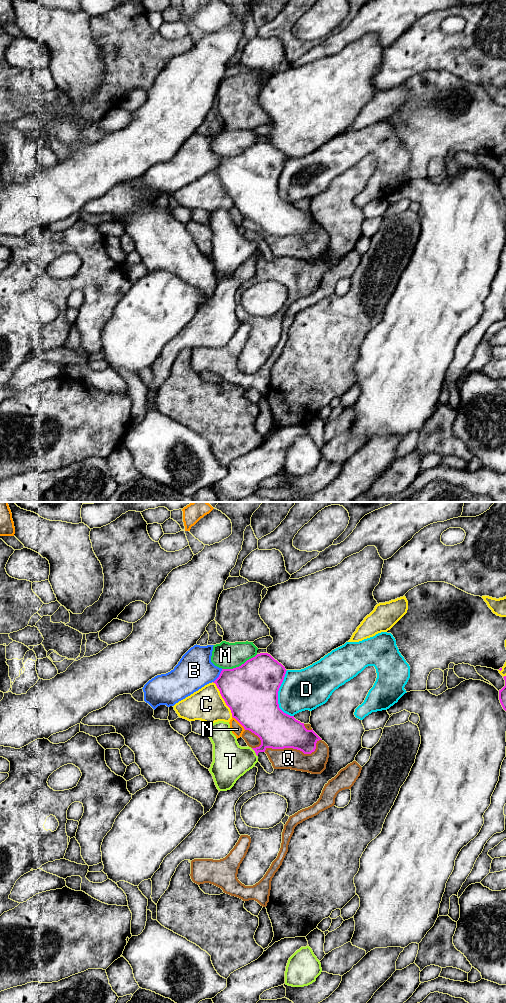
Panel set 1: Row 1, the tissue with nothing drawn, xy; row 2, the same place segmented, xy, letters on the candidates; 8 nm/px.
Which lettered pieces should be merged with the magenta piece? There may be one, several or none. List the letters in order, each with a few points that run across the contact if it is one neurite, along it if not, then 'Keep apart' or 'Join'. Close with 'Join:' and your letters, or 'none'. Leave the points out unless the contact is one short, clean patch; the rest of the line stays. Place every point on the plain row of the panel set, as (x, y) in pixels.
B: Keep apart
C: Keep apart
D: Keep apart
M: Keep apart
N: Line: xy (232, 204), (245, 217). Keep apart
Q: Keep apart
T: Line: xy (277, 218), (255, 240), (248, 245), (230, 249). Join
Join: T

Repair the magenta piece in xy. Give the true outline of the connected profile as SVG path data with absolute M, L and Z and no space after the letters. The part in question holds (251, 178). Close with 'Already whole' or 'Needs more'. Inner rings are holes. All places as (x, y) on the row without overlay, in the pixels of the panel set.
M260 141L233 157L222 157L213 170L226 193L245 218L257 223L261 233L256 236L241 235L232 221L229 210L218 209L210 213L209 226L213 232L213 250L209 257L219 279L230 278L236 269L258 250L258 241L267 236L293 236L311 242L316 231L322 228L314 219L307 218L304 211L284 201L278 192L278 179L286 162L285 155L268 141Z. Needs more

